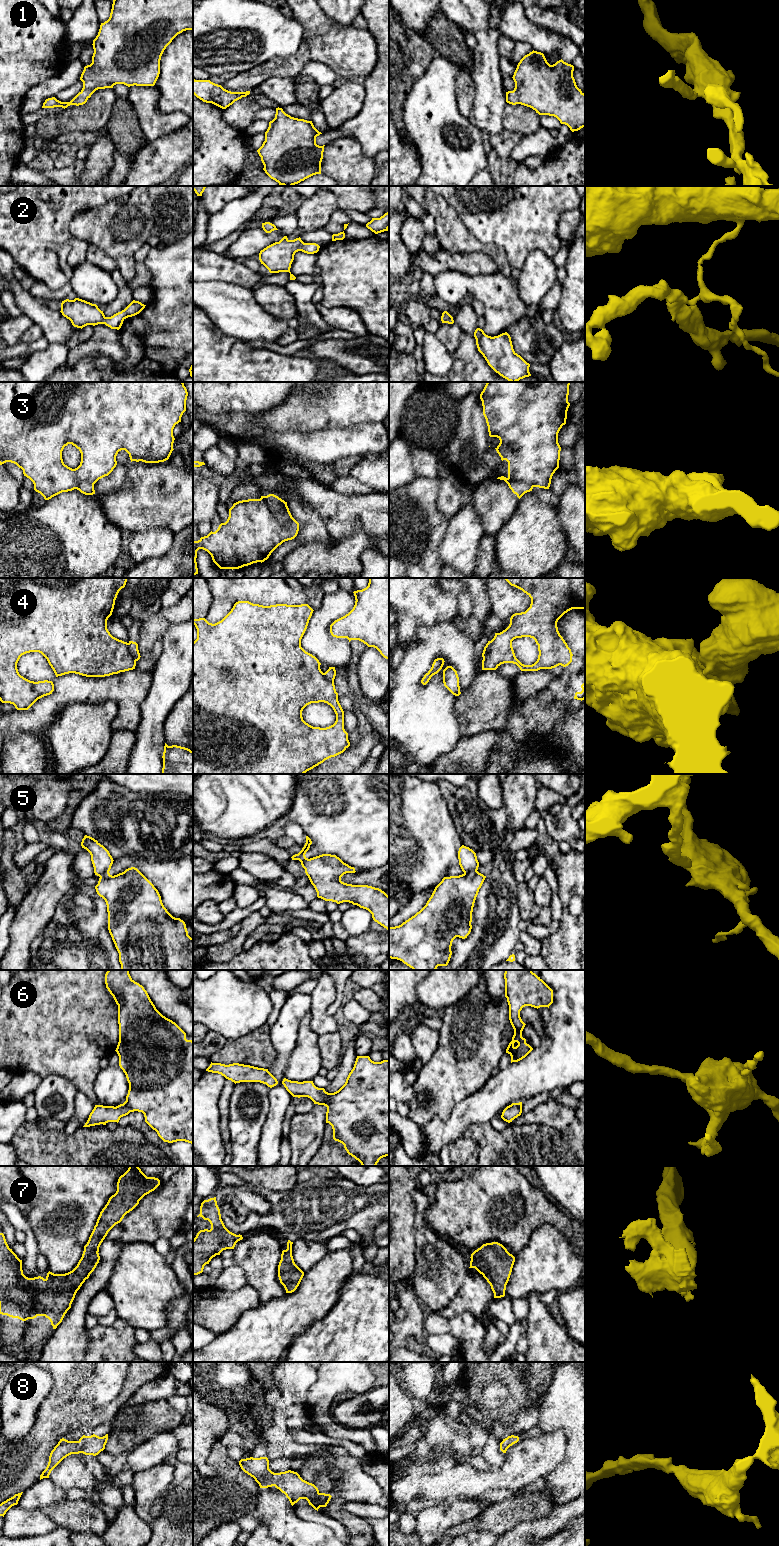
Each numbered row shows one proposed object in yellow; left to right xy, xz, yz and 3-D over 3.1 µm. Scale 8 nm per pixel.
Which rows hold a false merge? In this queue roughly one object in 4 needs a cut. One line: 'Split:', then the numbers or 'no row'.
Split: 2, 3, 4, 5

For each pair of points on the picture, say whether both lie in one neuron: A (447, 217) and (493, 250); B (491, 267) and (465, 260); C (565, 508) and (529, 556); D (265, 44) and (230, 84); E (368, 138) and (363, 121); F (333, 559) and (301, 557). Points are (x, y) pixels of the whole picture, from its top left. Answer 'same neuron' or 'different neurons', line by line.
A: same neuron
B: same neuron
C: different neurons
D: different neurons
E: same neuron
F: same neuron

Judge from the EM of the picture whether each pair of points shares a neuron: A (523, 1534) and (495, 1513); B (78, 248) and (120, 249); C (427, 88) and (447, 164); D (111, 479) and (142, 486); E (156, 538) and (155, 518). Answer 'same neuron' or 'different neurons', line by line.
A: different neurons
B: different neurons
C: same neuron
D: different neurons
E: different neurons

